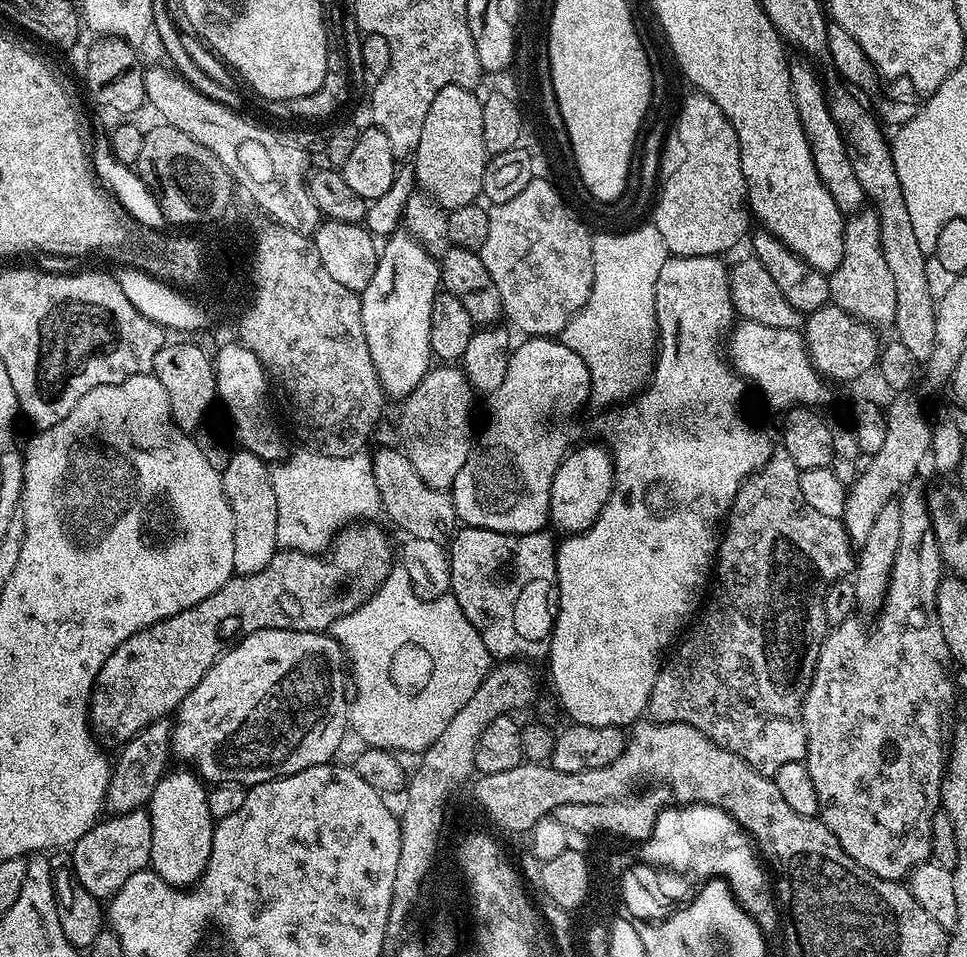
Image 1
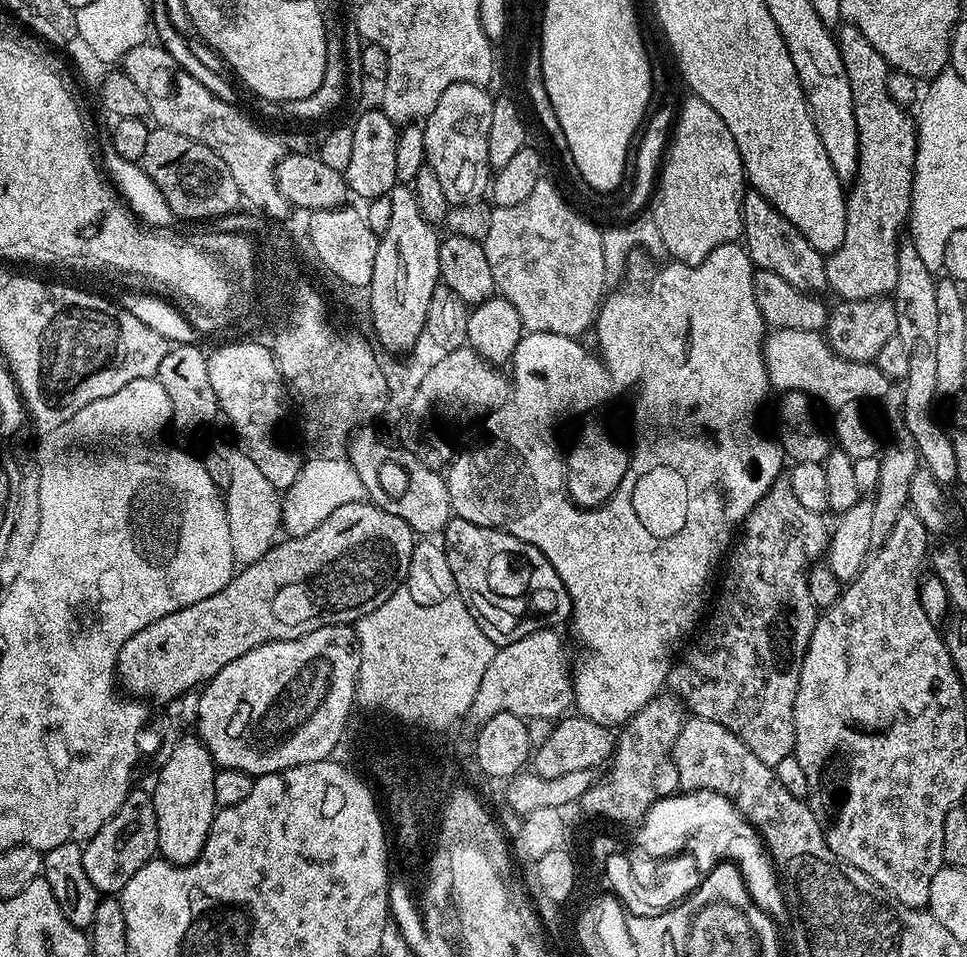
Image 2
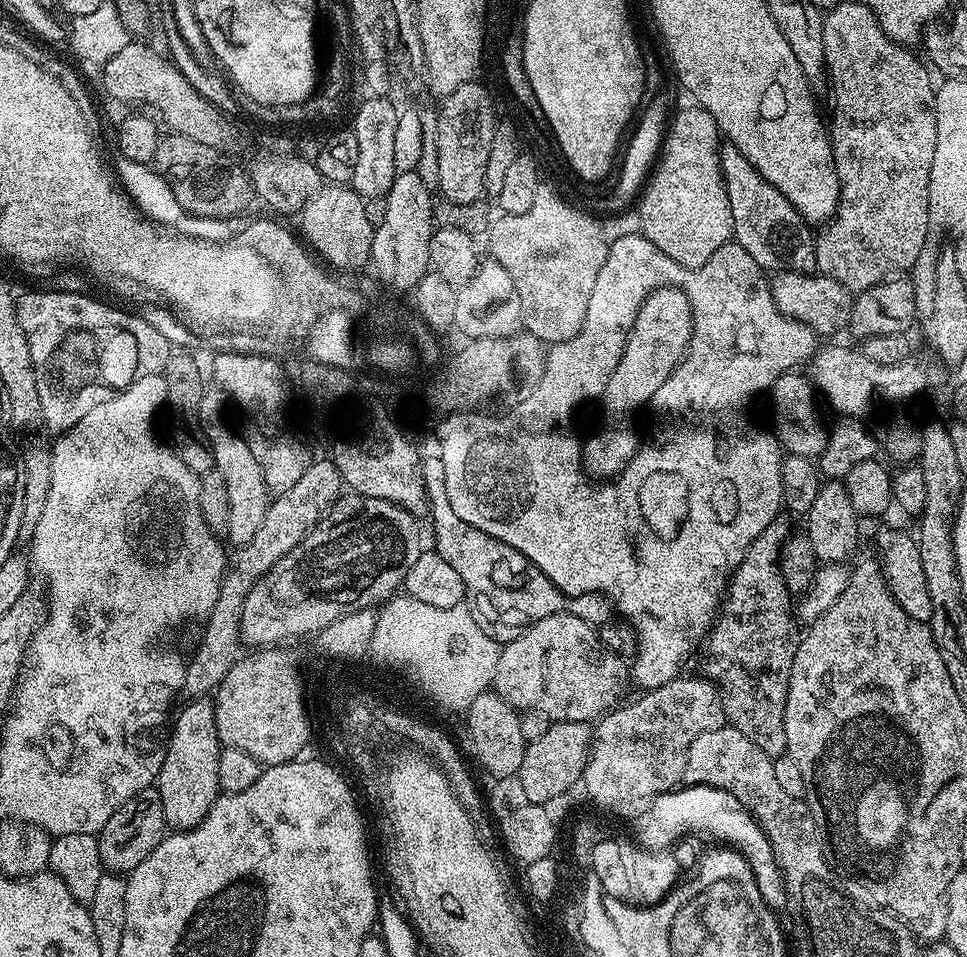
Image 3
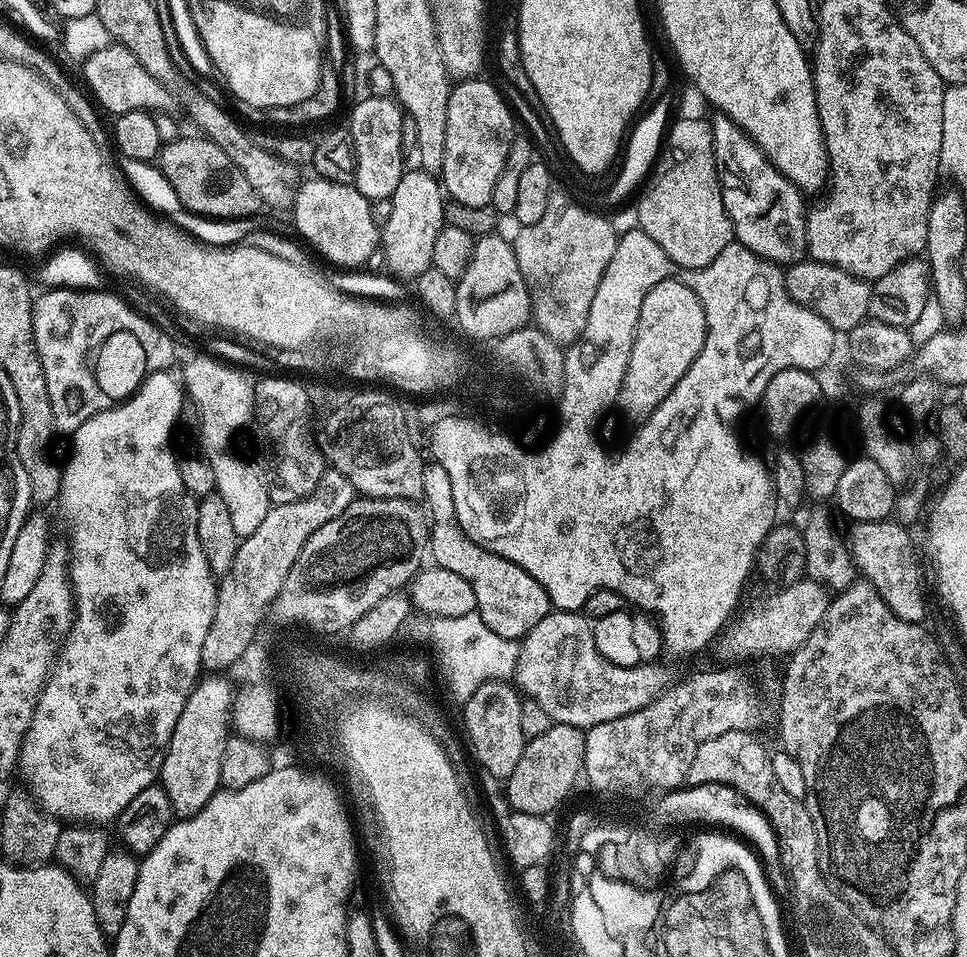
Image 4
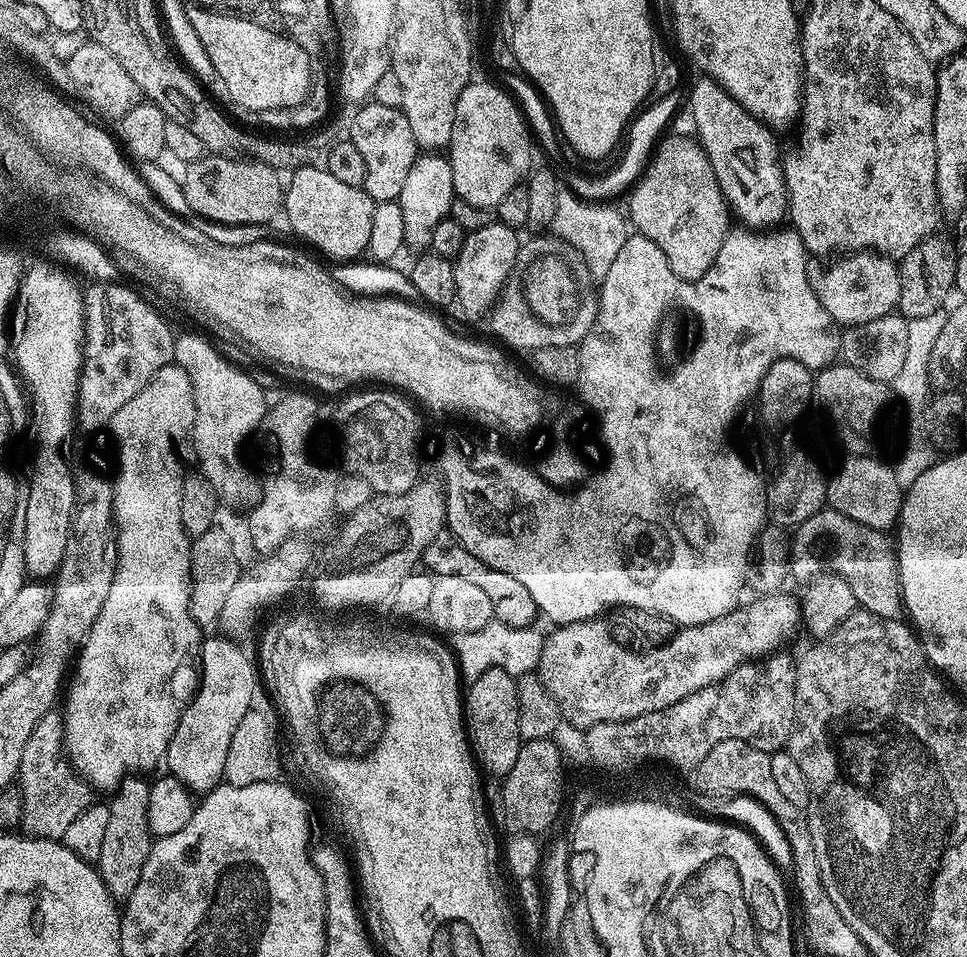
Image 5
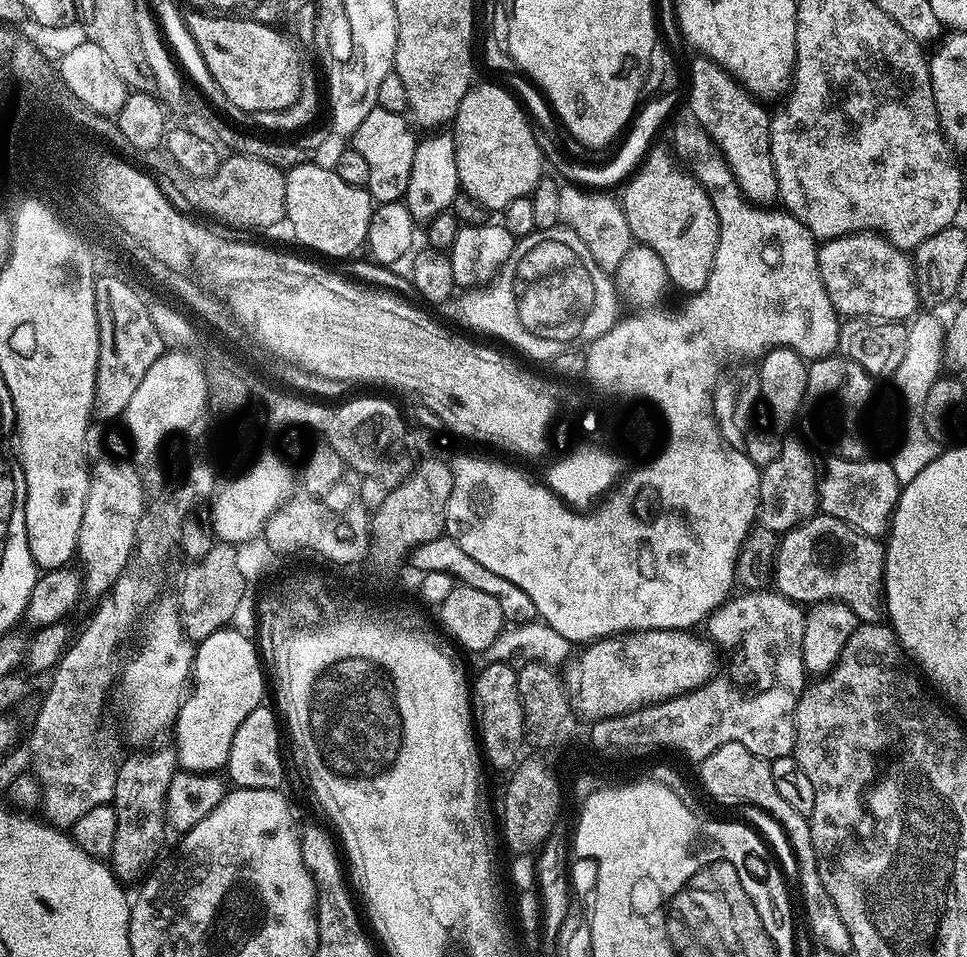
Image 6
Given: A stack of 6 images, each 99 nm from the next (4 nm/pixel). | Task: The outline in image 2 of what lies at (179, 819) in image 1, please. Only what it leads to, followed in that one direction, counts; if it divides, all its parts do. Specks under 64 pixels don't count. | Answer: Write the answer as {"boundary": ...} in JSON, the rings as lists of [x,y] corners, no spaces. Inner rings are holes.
{"boundary":[[[192,734],[179,737],[168,758],[160,765],[162,766],[156,776],[156,789],[151,789],[150,792],[154,802],[154,814],[158,818],[158,852],[163,859],[172,864],[193,864],[206,846],[206,838],[218,811],[214,798],[214,778],[218,768],[213,764],[212,755],[205,744]]]}

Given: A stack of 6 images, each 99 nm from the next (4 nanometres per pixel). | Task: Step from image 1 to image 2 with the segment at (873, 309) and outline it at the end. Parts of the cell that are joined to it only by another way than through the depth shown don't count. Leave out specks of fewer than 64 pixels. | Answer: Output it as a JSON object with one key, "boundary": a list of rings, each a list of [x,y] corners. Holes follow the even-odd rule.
{"boundary":[[[845,23],[843,27],[839,29],[838,32],[838,43],[840,45],[840,57],[842,58],[842,62],[844,63],[844,69],[846,70],[846,74],[848,75],[848,81],[850,82],[850,90],[852,91],[852,112],[856,116],[856,132],[860,135],[860,161],[858,162],[858,170],[856,171],[856,178],[852,181],[850,185],[850,191],[847,193],[846,199],[848,202],[848,213],[846,214],[846,238],[842,238],[842,246],[838,246],[838,250],[836,252],[831,253],[827,257],[828,265],[826,266],[826,278],[828,279],[829,289],[834,293],[837,292],[837,297],[840,300],[872,300],[876,296],[887,297],[889,294],[895,293],[896,291],[896,283],[898,282],[898,254],[896,253],[898,247],[898,241],[901,239],[900,236],[900,227],[905,227],[906,221],[909,219],[911,210],[912,210],[912,167],[914,166],[914,162],[916,161],[916,126],[917,121],[915,119],[912,120],[908,117],[908,112],[903,108],[902,105],[899,104],[898,101],[892,100],[892,96],[888,93],[888,75],[890,75],[890,69],[888,67],[888,63],[882,58],[880,54],[878,54],[878,50],[874,50],[874,46],[870,46],[870,42],[866,42],[866,38],[859,32],[859,30],[850,23]]]}

